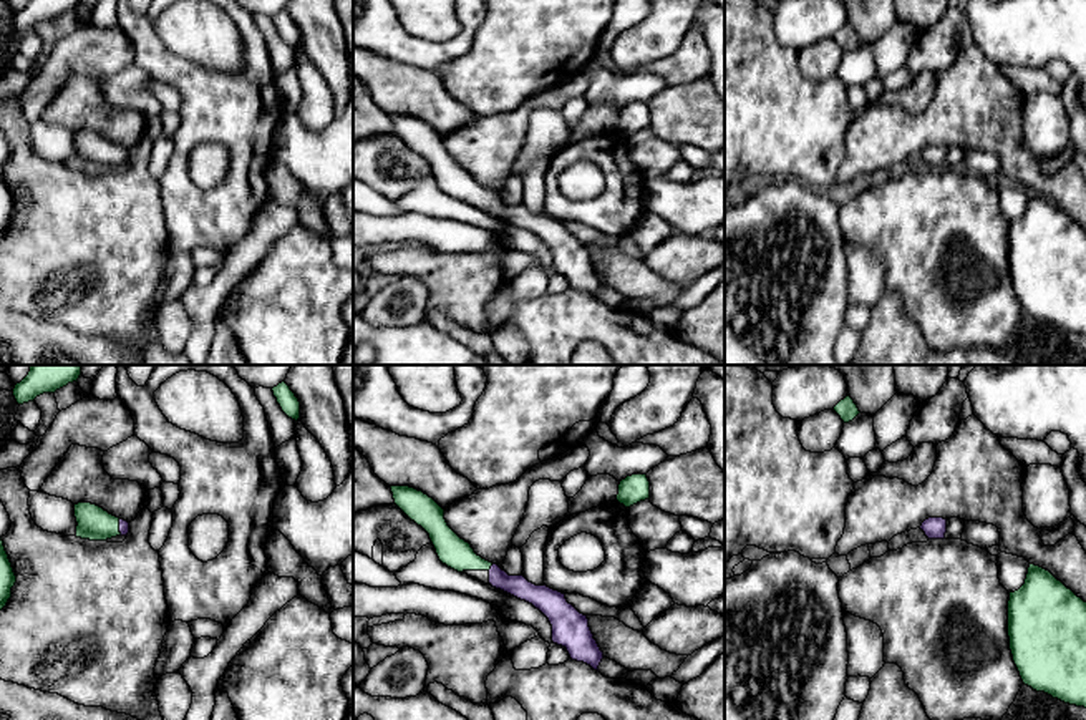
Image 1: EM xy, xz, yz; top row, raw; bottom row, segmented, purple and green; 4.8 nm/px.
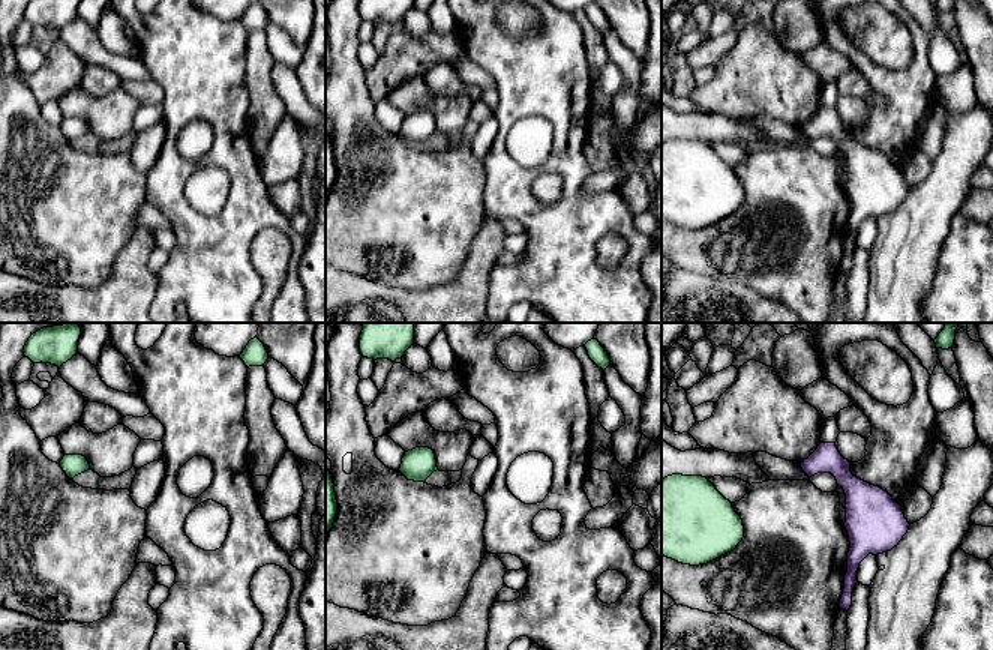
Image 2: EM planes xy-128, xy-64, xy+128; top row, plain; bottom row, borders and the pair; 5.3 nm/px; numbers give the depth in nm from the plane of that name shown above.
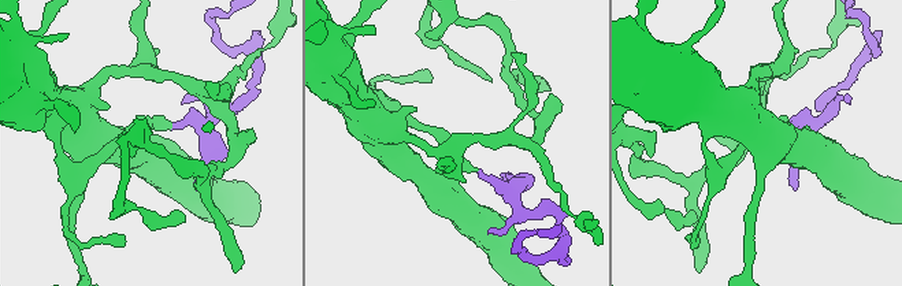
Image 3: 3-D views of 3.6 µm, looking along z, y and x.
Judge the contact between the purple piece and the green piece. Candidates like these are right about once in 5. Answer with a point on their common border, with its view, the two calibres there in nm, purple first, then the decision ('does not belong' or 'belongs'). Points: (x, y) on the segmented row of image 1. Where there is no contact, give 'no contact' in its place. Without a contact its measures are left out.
contact xz (491, 568); calibres 110 and 150 nm; belongs

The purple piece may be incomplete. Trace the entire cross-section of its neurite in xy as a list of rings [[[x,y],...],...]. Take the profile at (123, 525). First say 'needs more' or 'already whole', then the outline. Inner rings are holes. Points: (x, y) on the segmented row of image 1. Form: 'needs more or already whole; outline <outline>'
needs more; outline [[[91,503],[75,504],[76,538],[106,541],[116,536],[128,536],[129,523],[119,519]]]

